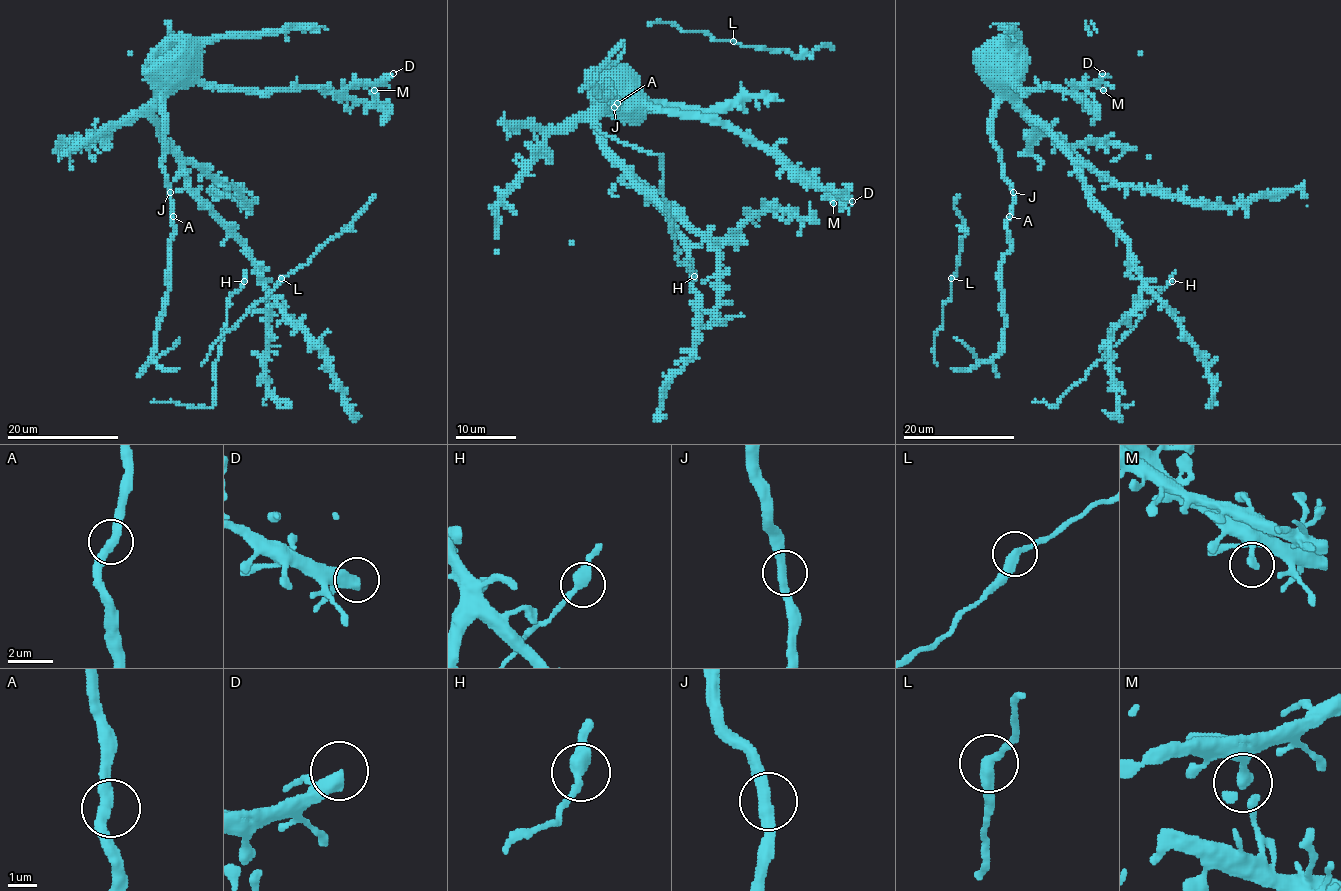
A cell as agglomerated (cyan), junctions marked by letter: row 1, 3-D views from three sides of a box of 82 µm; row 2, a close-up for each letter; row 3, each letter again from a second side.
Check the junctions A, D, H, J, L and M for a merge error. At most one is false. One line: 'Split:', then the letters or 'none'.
Split: none

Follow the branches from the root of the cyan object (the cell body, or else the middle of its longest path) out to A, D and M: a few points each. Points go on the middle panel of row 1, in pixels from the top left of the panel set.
A: (614, 91), (610, 101), (598, 104), (608, 85), (608, 100), (614, 106), (617, 103)
D: (614, 91), (608, 104), (613, 113), (655, 107), (728, 122), (758, 143), (776, 149), (819, 186), (852, 201)
M: (614, 91), (608, 104), (613, 113), (655, 107), (728, 122), (758, 143), (776, 149), (822, 188), (833, 203)

